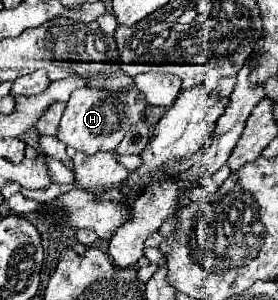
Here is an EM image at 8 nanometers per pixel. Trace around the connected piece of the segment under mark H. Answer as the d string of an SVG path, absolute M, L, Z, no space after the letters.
M78 88L76 92L72 92L66 104L56 136L66 146L72 146L74 150L84 152L88 156L96 152L112 152L118 148L126 130L142 118L144 108L146 108L146 100L144 96L140 96L136 88L128 92L104 92L104 90Z

